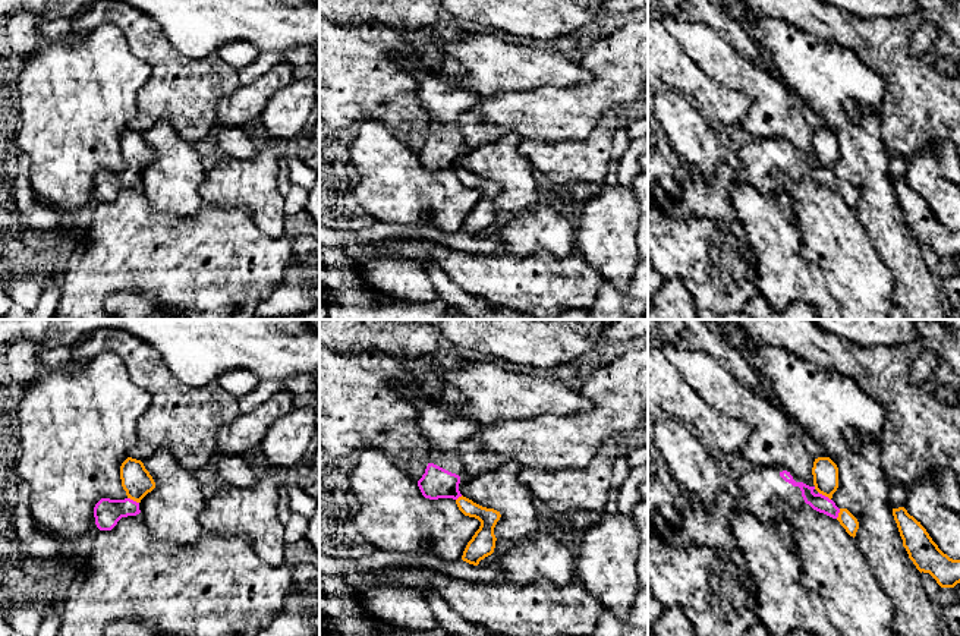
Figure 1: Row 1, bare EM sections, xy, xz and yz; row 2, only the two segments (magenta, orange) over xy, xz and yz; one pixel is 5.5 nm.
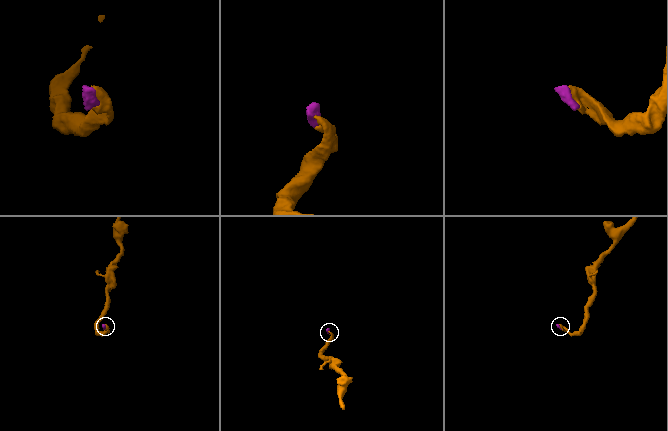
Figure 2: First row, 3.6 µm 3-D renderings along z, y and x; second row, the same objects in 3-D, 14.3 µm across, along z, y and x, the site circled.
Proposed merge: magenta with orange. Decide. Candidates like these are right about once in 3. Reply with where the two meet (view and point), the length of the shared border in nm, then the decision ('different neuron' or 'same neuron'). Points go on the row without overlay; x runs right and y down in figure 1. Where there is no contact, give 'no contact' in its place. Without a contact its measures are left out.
contact yz (824, 167); length 90 nm; same neuron

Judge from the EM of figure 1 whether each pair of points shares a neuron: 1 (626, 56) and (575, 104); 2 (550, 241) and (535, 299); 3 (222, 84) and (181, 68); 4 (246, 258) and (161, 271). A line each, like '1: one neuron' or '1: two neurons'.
1: one neuron
2: two neurons
3: one neuron
4: one neuron

